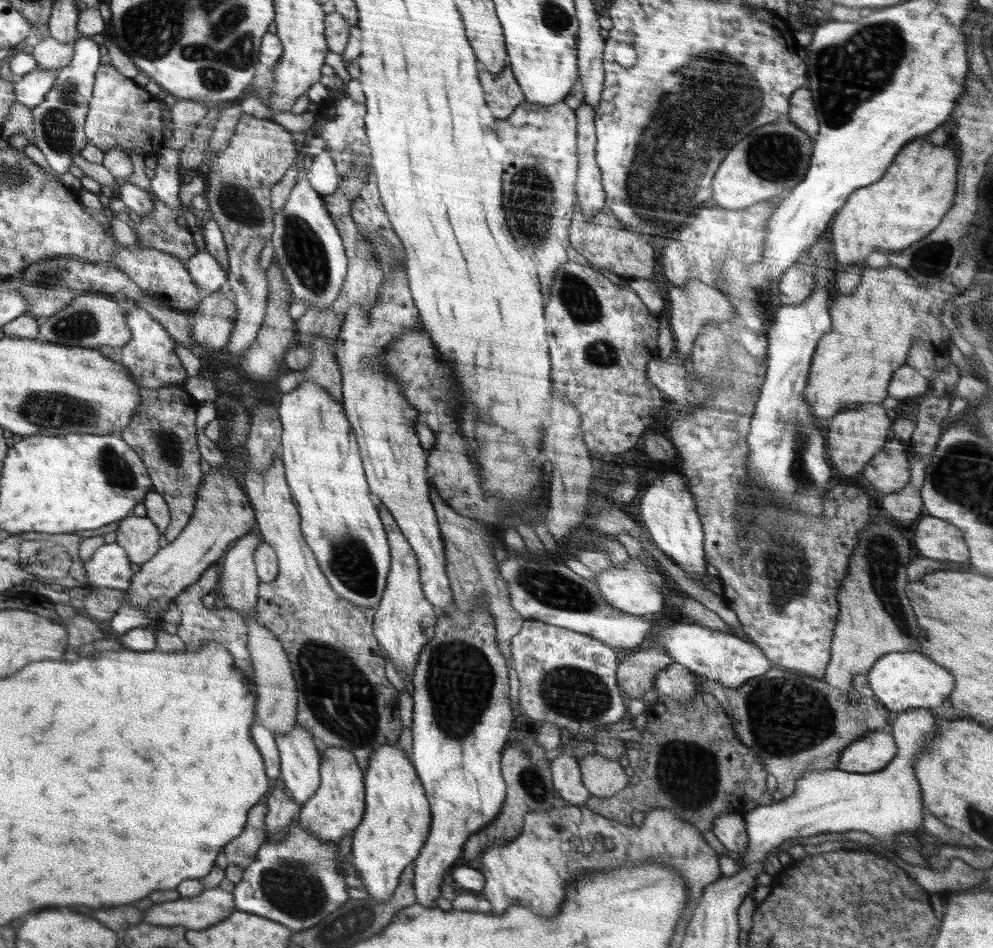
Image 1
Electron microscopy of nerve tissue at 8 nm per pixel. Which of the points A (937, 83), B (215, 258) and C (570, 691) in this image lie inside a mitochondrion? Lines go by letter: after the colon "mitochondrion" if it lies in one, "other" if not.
A: other
B: other
C: mitochondrion

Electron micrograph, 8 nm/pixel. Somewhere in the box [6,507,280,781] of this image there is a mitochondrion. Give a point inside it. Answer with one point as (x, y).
(46, 549)

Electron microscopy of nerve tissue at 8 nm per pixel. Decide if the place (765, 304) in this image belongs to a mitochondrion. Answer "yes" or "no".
no

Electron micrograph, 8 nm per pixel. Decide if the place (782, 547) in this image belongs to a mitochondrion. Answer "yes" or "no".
yes

